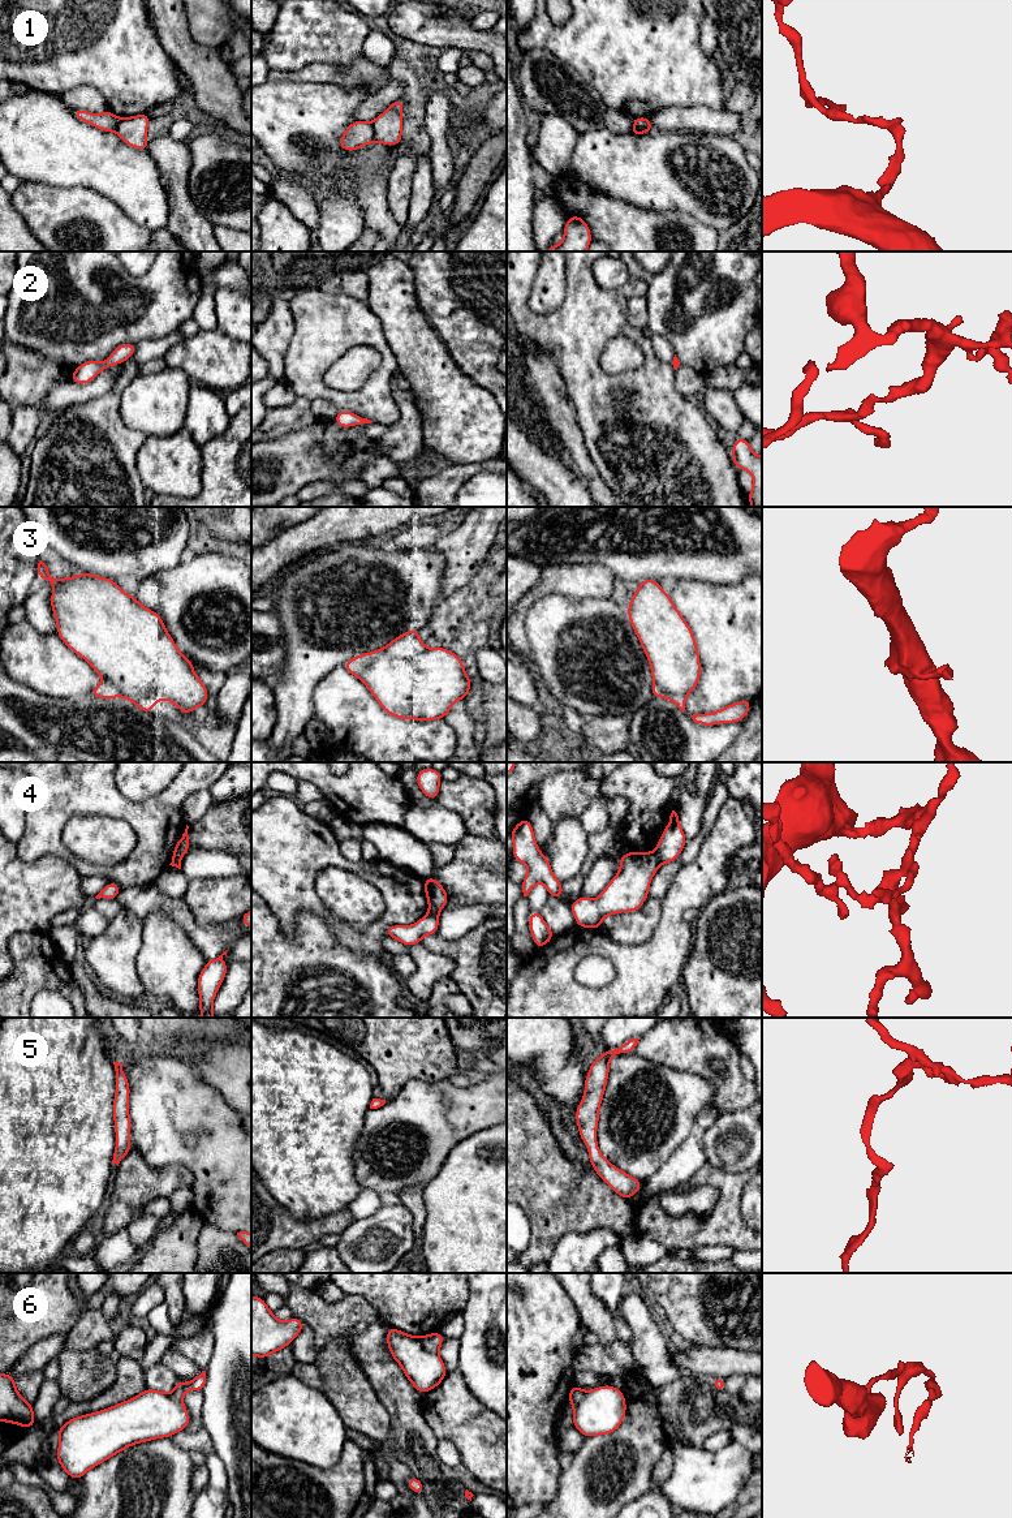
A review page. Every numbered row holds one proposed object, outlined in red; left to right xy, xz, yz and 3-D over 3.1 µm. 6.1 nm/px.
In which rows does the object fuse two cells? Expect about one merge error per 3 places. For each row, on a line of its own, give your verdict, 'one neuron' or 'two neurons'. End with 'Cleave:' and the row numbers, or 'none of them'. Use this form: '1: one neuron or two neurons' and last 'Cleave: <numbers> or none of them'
1: two neurons
2: one neuron
3: two neurons
4: two neurons
5: one neuron
6: two neurons
Cleave: 1, 3, 4, 6

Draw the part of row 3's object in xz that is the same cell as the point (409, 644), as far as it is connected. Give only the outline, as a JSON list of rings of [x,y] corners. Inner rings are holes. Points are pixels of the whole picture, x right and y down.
[[[413,627],[406,633],[402,633],[401,636],[393,638],[384,648],[376,652],[370,652],[366,654],[357,655],[349,659],[348,662],[345,662],[343,667],[361,680],[362,674],[370,666],[371,661],[380,654],[391,658],[401,658],[401,659],[406,659],[413,655],[422,654],[426,652],[427,648],[421,641],[418,632],[419,631]]]

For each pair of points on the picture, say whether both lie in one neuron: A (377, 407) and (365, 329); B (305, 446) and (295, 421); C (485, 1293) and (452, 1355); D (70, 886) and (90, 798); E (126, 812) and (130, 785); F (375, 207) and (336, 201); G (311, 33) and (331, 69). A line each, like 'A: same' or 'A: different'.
A: same
B: different
C: different
D: different
E: different
F: different
G: different

